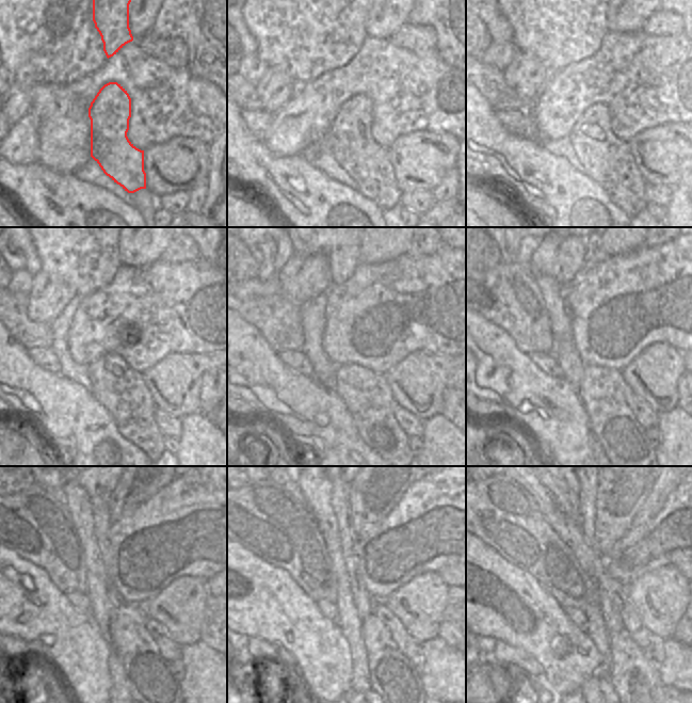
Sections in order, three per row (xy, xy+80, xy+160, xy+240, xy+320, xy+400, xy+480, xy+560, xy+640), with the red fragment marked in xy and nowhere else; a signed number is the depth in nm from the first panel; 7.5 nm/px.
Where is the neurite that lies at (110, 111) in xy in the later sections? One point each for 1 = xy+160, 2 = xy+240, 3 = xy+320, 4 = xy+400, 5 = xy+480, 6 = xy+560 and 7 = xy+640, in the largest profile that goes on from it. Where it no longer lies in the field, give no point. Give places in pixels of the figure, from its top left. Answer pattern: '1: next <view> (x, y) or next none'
1: next xy+160 (605, 158)
2: next xy+240 (119, 388)
3: next xy+320 (366, 394)
4: next xy+400 (602, 390)
5: next xy+480 (151, 683)
6: next xy+560 (392, 677)
7: next xy+640 (636, 683)

